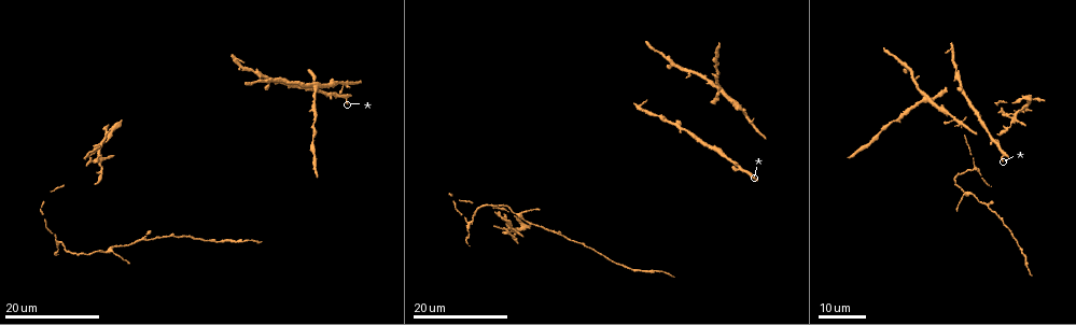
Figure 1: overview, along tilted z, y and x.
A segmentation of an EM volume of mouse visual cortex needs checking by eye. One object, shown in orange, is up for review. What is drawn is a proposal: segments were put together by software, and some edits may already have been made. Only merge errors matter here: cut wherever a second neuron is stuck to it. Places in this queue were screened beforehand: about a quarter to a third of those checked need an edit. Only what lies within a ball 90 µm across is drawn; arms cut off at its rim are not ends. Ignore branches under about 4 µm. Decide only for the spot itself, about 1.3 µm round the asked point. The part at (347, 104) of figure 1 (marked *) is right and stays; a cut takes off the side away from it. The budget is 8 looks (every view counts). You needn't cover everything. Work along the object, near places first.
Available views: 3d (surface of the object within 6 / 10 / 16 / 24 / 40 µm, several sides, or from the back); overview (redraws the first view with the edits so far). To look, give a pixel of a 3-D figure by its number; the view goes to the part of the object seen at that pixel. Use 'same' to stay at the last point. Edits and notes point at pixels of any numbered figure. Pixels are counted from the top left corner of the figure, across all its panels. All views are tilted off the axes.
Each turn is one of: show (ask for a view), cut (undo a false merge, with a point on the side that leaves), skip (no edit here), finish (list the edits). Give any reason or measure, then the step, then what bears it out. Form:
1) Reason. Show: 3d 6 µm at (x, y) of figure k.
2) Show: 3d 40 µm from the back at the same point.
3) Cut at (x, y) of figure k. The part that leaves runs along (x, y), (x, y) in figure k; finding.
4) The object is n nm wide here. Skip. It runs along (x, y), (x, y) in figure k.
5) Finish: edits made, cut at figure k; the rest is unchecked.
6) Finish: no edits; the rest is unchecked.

A fork. Show: 3d 24 µm at (722, 90) of figure 1.

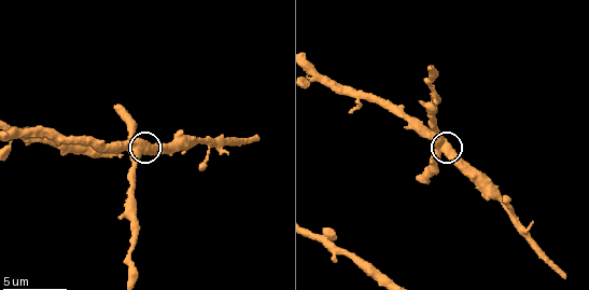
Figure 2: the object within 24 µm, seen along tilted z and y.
Show: 3d 6 µm at (141, 150) of figure 2.

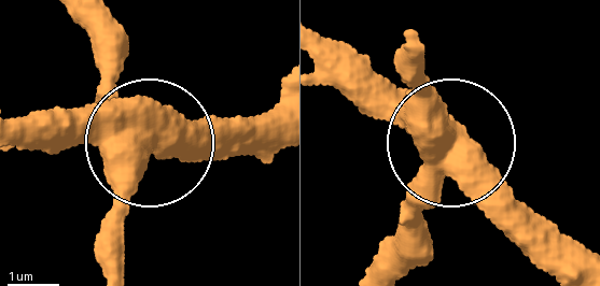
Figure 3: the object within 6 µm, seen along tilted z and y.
The side arm is 14 µm long; 3 arms meet here. Cut at (420, 211) of figure 3. Two neurons meet here.

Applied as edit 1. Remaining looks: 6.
Redraw. Show: overview.

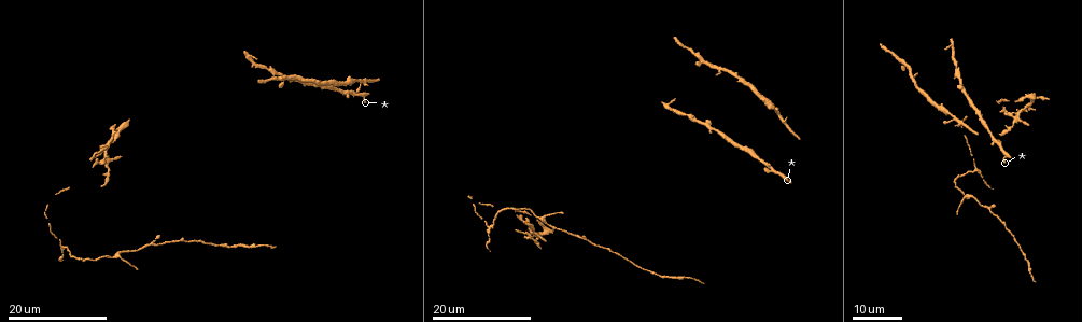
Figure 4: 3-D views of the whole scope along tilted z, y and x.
Four arms meet. Show: 3d 24 µm at (544, 227) of figure 4.

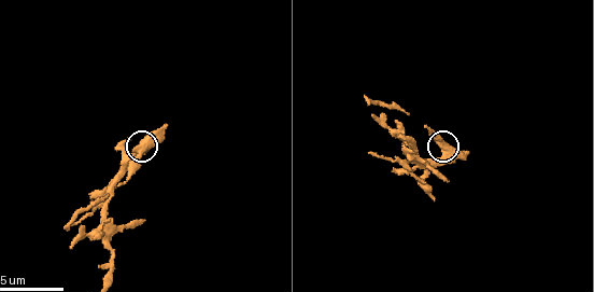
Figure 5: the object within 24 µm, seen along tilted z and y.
Show: 3d 10 µm at (143, 148) of figure 5.

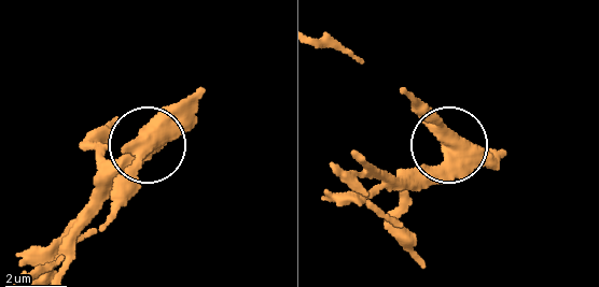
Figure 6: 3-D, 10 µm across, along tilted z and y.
The object is 490 nm wide here. Cut at (442, 178) of figure 6. The part that leaves runs along (458, 151), (449, 170), (415, 187), (365, 162) in figure 6; two neurons meet here.

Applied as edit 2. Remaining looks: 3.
Show: overview.

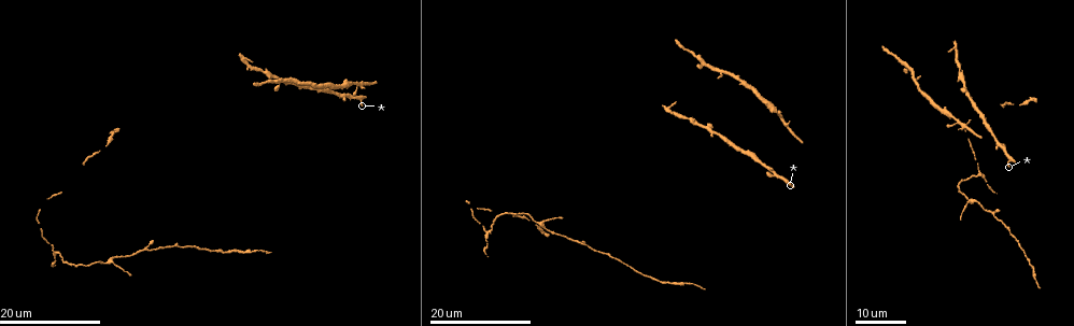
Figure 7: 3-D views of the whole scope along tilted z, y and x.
Sudden change in width. Show: 3d 16 µm at (977, 202) of figure 7.

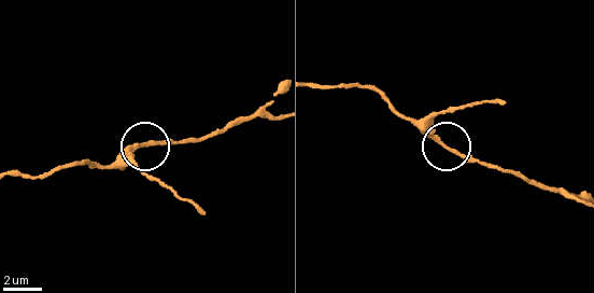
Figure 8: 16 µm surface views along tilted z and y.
Show: 3d 6 µm at (441, 144) of figure 8.

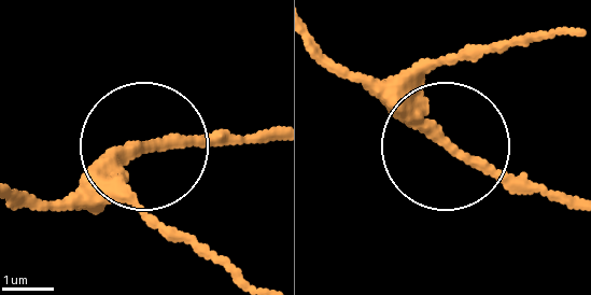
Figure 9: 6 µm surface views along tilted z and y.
Skip. It runs along (276, 130), (136, 149), (53, 209) in figure 9; one neuron here.

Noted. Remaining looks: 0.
Finish: edits made, cut at figure 3, cut at figure 6; the rest is unchecked.

